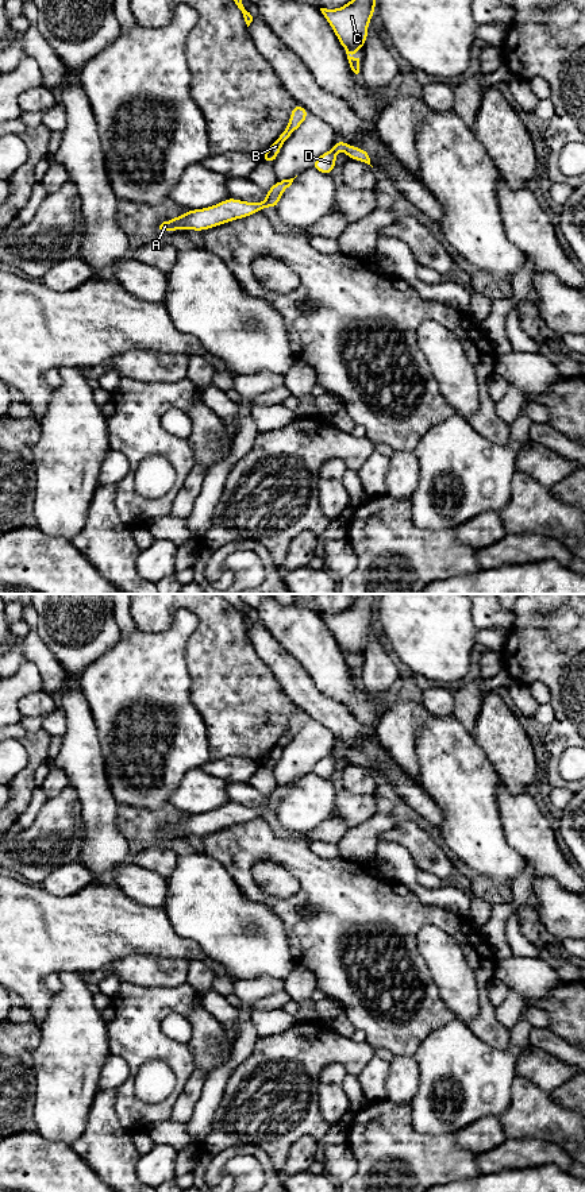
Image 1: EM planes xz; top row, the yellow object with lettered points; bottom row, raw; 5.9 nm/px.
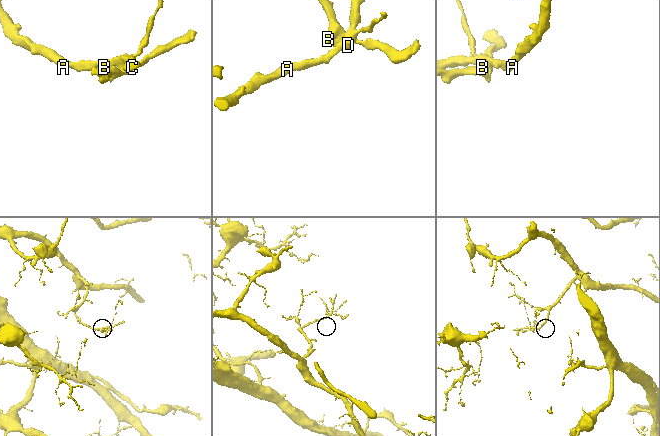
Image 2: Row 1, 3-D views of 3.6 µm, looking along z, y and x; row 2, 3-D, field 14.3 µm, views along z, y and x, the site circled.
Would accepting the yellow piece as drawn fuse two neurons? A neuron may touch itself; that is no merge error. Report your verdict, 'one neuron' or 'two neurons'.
two neurons

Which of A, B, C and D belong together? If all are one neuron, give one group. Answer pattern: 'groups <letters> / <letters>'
groups A C D / B

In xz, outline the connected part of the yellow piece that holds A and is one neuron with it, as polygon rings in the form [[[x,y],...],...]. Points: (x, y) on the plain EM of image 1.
[[[295,783],[277,786],[268,794],[268,801],[262,807],[247,807],[236,803],[227,803],[216,810],[190,814],[176,823],[169,823],[159,830],[161,836],[195,834],[205,836],[236,823],[243,823],[261,817],[270,811],[277,814],[278,806],[285,794],[288,794]]]

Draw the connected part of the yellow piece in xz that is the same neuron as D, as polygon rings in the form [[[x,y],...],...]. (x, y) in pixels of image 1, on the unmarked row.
[[[336,744],[334,752],[328,755],[327,757],[319,760],[312,772],[319,776],[331,780],[332,775],[335,774],[335,765],[336,765],[336,756],[340,755],[340,749],[343,748],[342,744]]]

